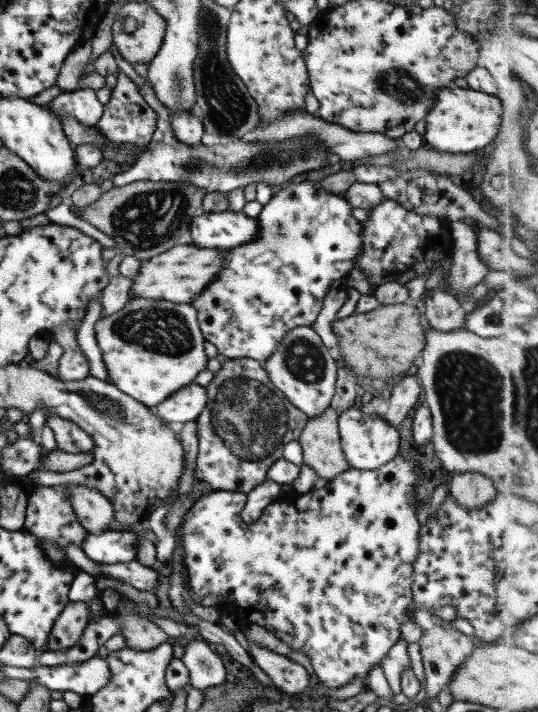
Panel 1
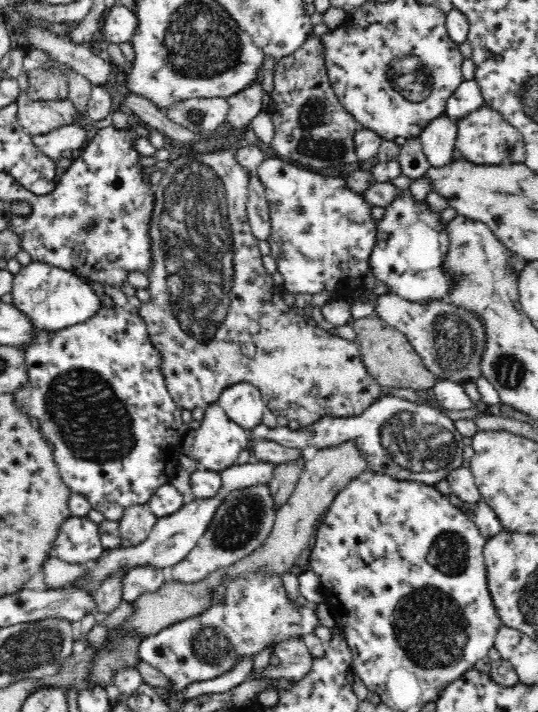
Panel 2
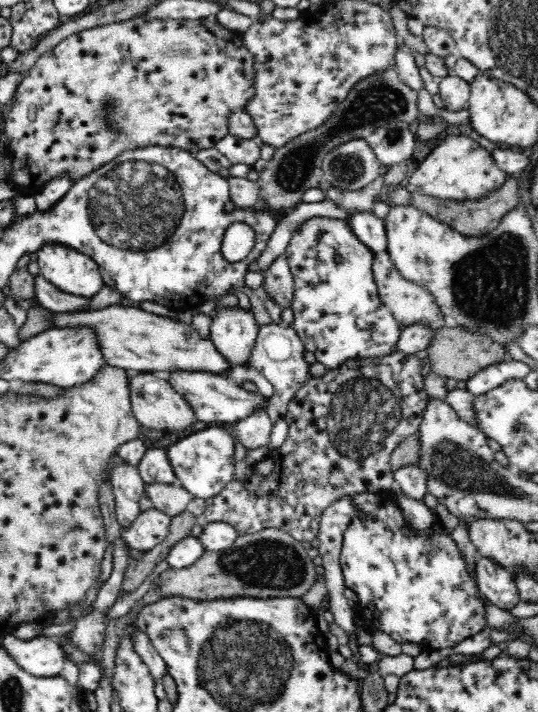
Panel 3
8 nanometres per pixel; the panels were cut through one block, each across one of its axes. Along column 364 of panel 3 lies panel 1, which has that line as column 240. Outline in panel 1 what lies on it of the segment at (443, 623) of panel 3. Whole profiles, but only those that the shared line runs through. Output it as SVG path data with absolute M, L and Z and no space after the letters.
M397 455L391 462L384 464L376 470L346 470L342 474L331 478L324 487L320 489L312 488L303 495L297 494L296 500L290 502L272 502L266 508L256 523L246 524L241 519L241 512L247 503L247 493L232 491L211 491L203 494L183 516L182 526L178 527L176 537L181 543L183 556L183 568L187 577L187 586L190 593L199 600L204 596L219 596L223 598L223 610L234 611L235 615L240 616L240 620L246 620L246 616L251 616L255 622L266 623L268 632L276 635L278 640L291 646L291 650L297 653L306 654L310 657L312 672L318 678L319 686L322 689L338 689L352 679L358 677L367 682L370 670L375 664L381 665L383 658L400 638L400 627L407 621L407 612L413 606L413 572L415 571L415 560L418 556L420 547L420 524L416 519L419 507L417 497L417 486L421 484L424 474L418 469L417 462L406 460Z

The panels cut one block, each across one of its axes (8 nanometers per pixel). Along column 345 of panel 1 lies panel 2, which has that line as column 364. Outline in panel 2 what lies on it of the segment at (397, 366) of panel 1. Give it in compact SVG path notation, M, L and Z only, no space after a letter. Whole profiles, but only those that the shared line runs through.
M366 317L360 320L354 320L350 327L356 331L356 340L360 351L360 359L364 363L368 373L377 379L378 384L385 390L398 389L431 389L439 379L431 373L422 362L420 355L414 350L414 347L408 342L408 339L395 327L390 327L380 317Z

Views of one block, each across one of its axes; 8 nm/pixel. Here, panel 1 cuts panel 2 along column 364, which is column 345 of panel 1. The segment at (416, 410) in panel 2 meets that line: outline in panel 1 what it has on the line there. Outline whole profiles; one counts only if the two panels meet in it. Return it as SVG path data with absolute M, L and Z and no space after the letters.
M358 405L339 414L339 434L344 450L344 457L355 470L376 470L391 462L398 455L400 436L398 429L386 420L382 420L381 413L367 414Z

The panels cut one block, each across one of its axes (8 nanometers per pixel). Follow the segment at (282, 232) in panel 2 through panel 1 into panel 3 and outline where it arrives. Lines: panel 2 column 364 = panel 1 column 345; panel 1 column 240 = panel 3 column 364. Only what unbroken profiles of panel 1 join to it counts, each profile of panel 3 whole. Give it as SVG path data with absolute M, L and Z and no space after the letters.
M309 218L293 232L284 255L294 275L292 327L320 364L336 369L347 360L397 351L402 325L379 297L372 274L374 252L358 240L345 220Z

